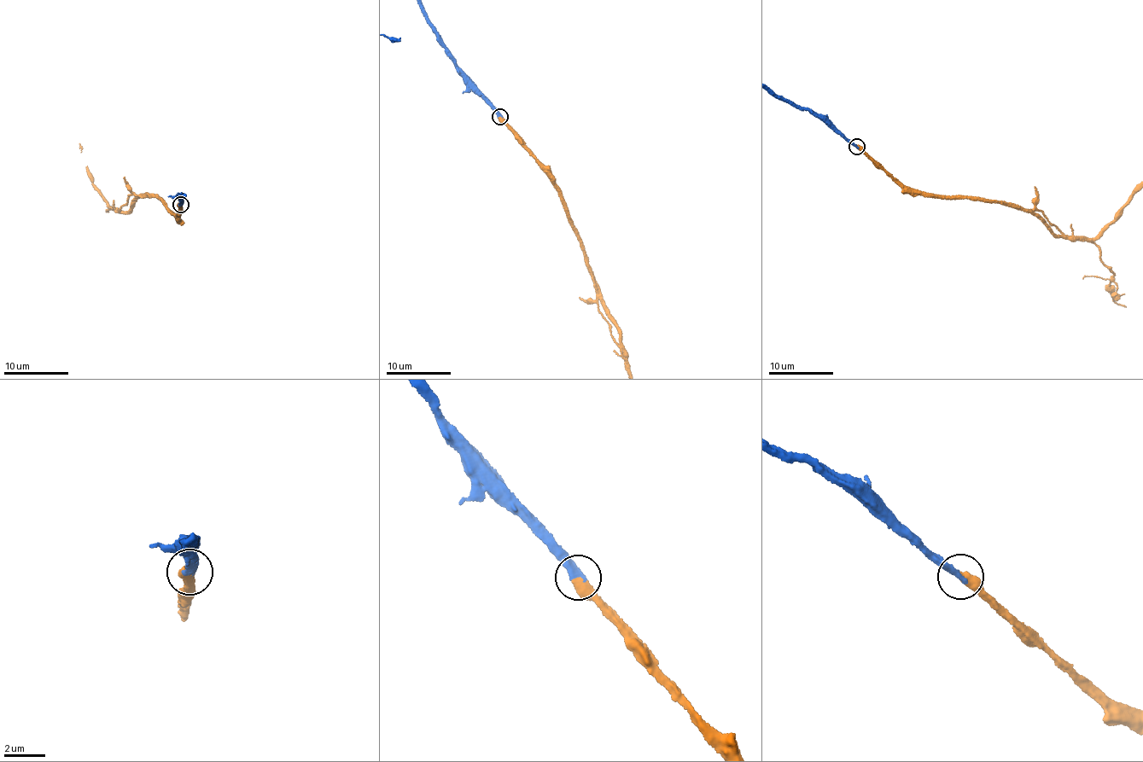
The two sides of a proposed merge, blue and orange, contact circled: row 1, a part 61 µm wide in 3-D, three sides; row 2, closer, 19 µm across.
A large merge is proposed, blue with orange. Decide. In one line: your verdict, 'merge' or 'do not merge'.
merge

